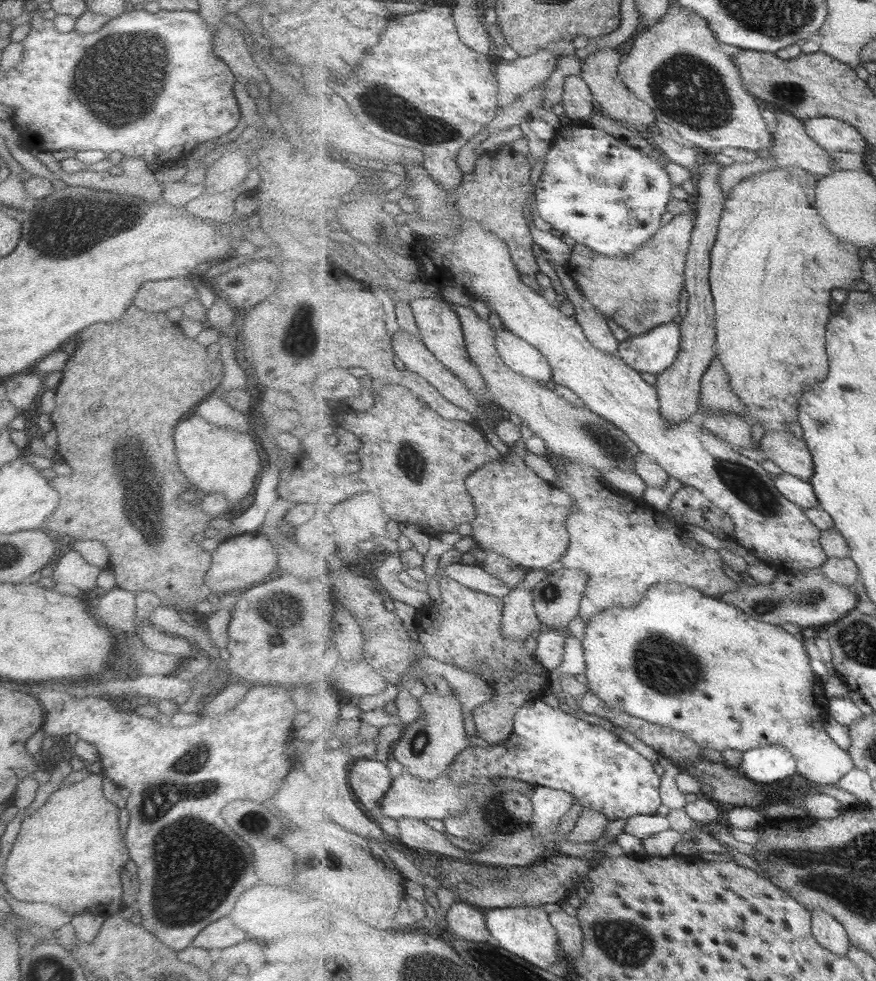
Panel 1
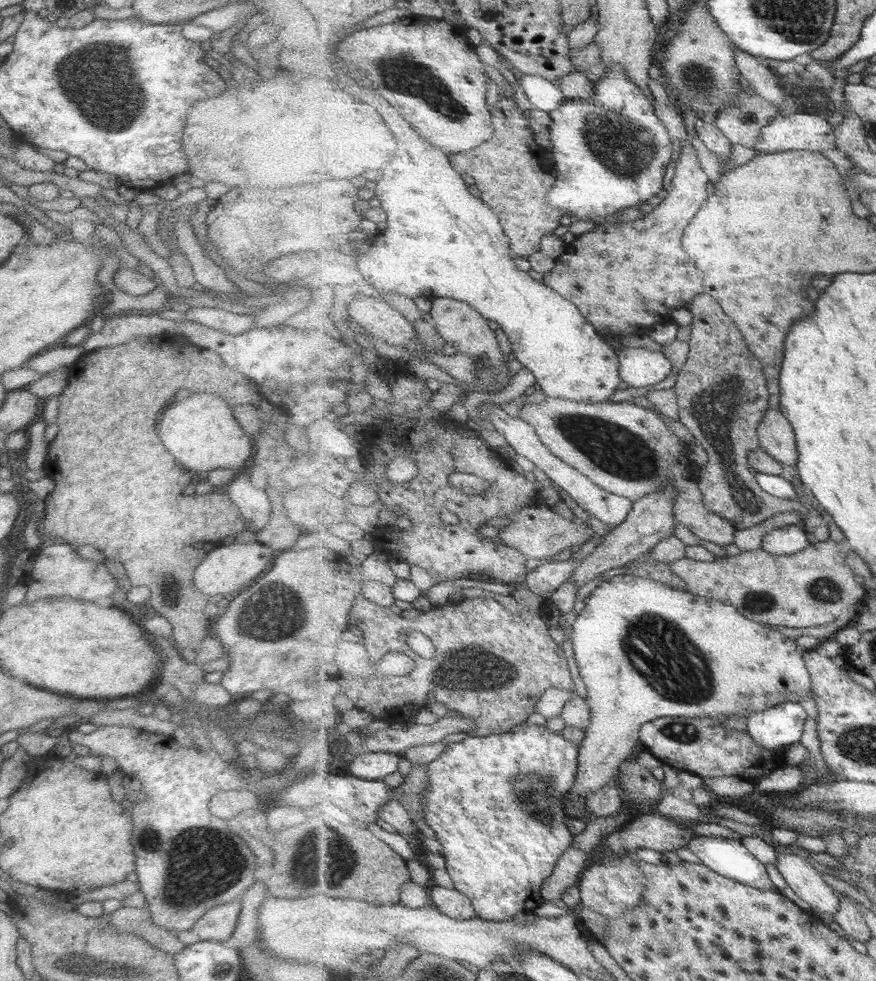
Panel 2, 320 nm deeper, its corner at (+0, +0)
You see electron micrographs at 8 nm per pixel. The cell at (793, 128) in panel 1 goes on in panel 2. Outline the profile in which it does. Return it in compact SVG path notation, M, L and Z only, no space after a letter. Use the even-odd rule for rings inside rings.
M733 44L736 51L736 63L742 76L747 80L750 88L759 93L763 98L773 101L779 108L785 102L785 93L782 89L782 80L767 66L763 66L757 58L737 45Z

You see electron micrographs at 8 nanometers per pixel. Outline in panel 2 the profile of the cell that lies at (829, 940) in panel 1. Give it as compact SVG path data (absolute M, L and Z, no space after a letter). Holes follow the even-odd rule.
M779 853L775 866L792 891L809 904L811 910L829 913L834 918L841 908L839 896L811 862L797 854Z

